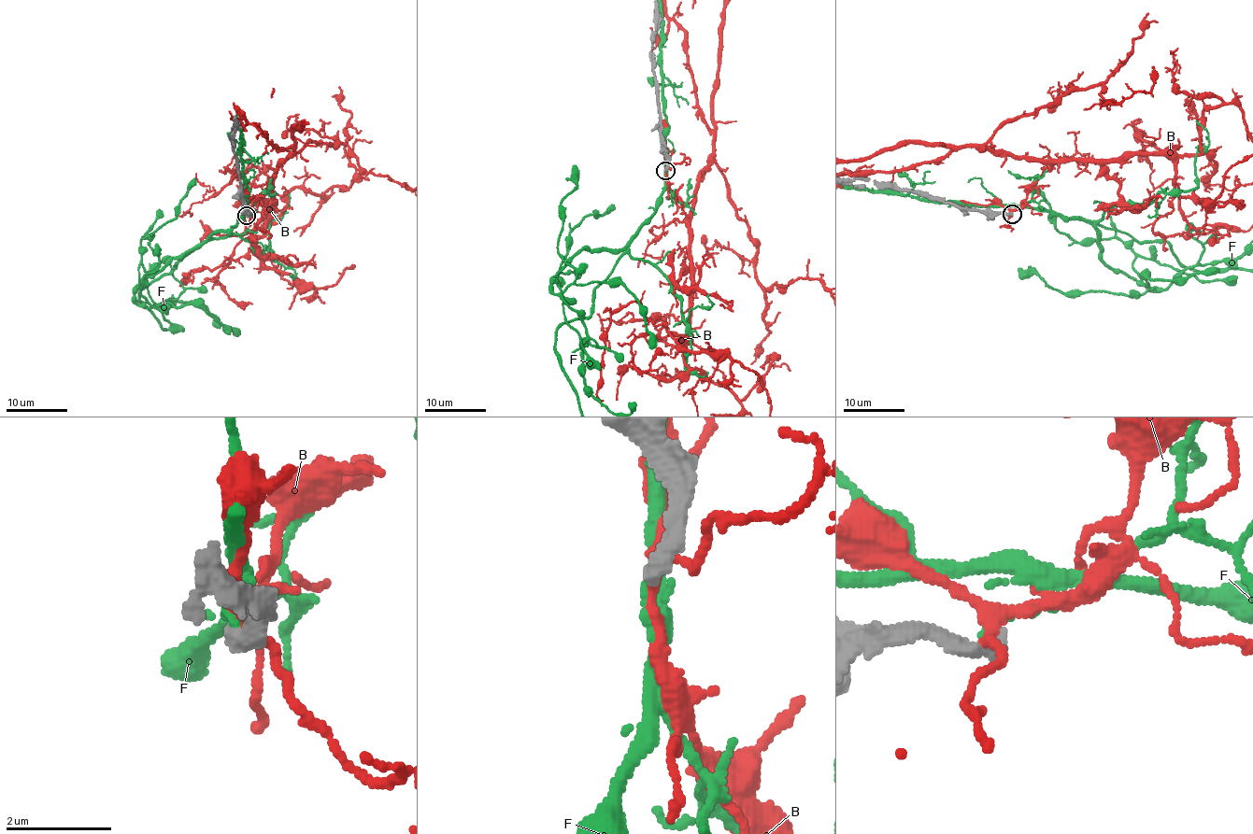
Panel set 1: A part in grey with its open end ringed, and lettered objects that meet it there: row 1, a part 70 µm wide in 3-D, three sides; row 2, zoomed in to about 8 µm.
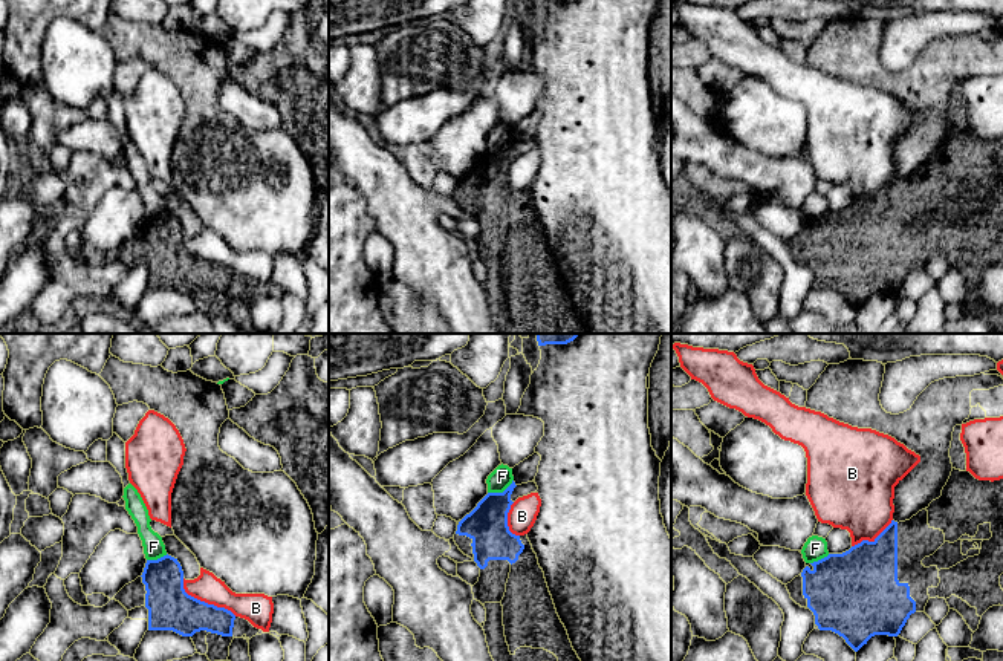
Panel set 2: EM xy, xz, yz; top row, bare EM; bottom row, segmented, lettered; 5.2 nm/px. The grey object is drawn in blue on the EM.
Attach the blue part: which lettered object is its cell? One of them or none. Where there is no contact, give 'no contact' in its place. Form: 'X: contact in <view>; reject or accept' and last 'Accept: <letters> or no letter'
B: contact in xy; reject
F: contact in xz; reject
Accept: no letter

